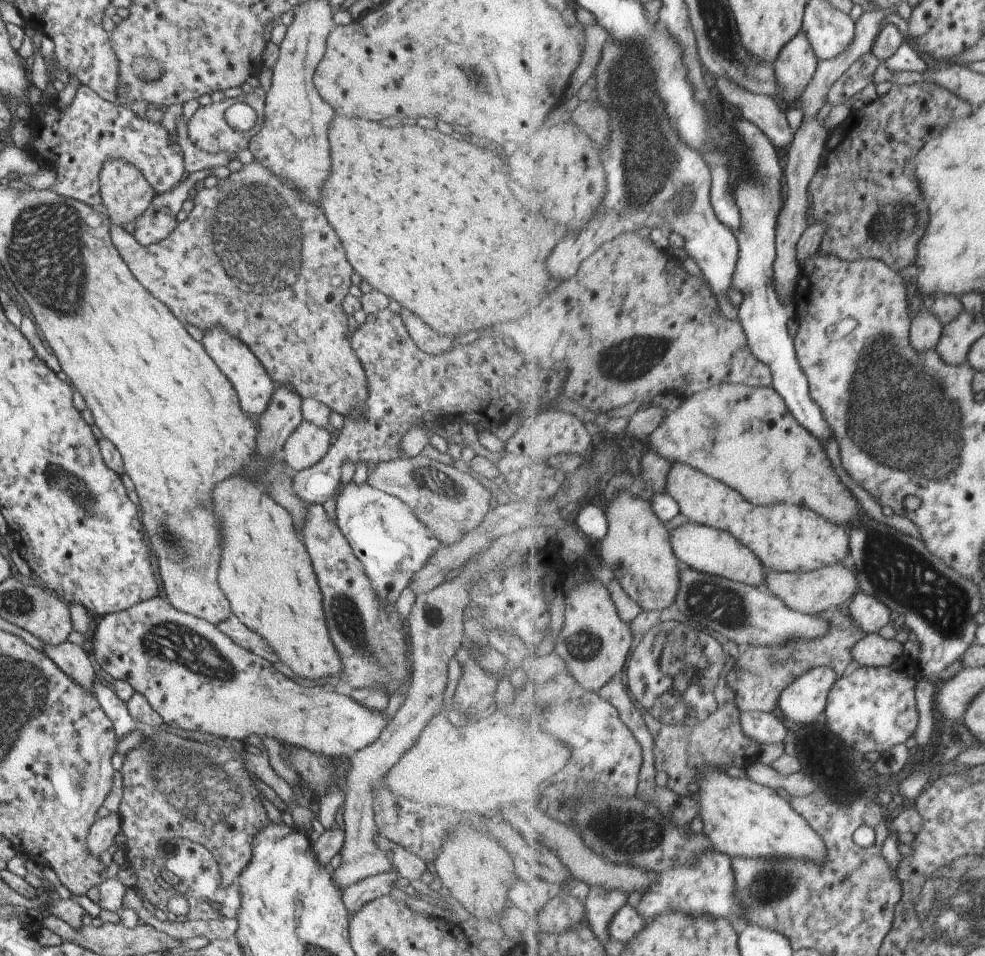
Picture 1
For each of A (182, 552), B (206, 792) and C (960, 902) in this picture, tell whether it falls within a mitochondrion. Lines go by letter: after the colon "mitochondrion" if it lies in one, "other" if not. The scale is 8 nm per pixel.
A: mitochondrion
B: mitochondrion
C: mitochondrion

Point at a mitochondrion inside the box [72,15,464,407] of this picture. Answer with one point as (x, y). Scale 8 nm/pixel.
(257, 234)

